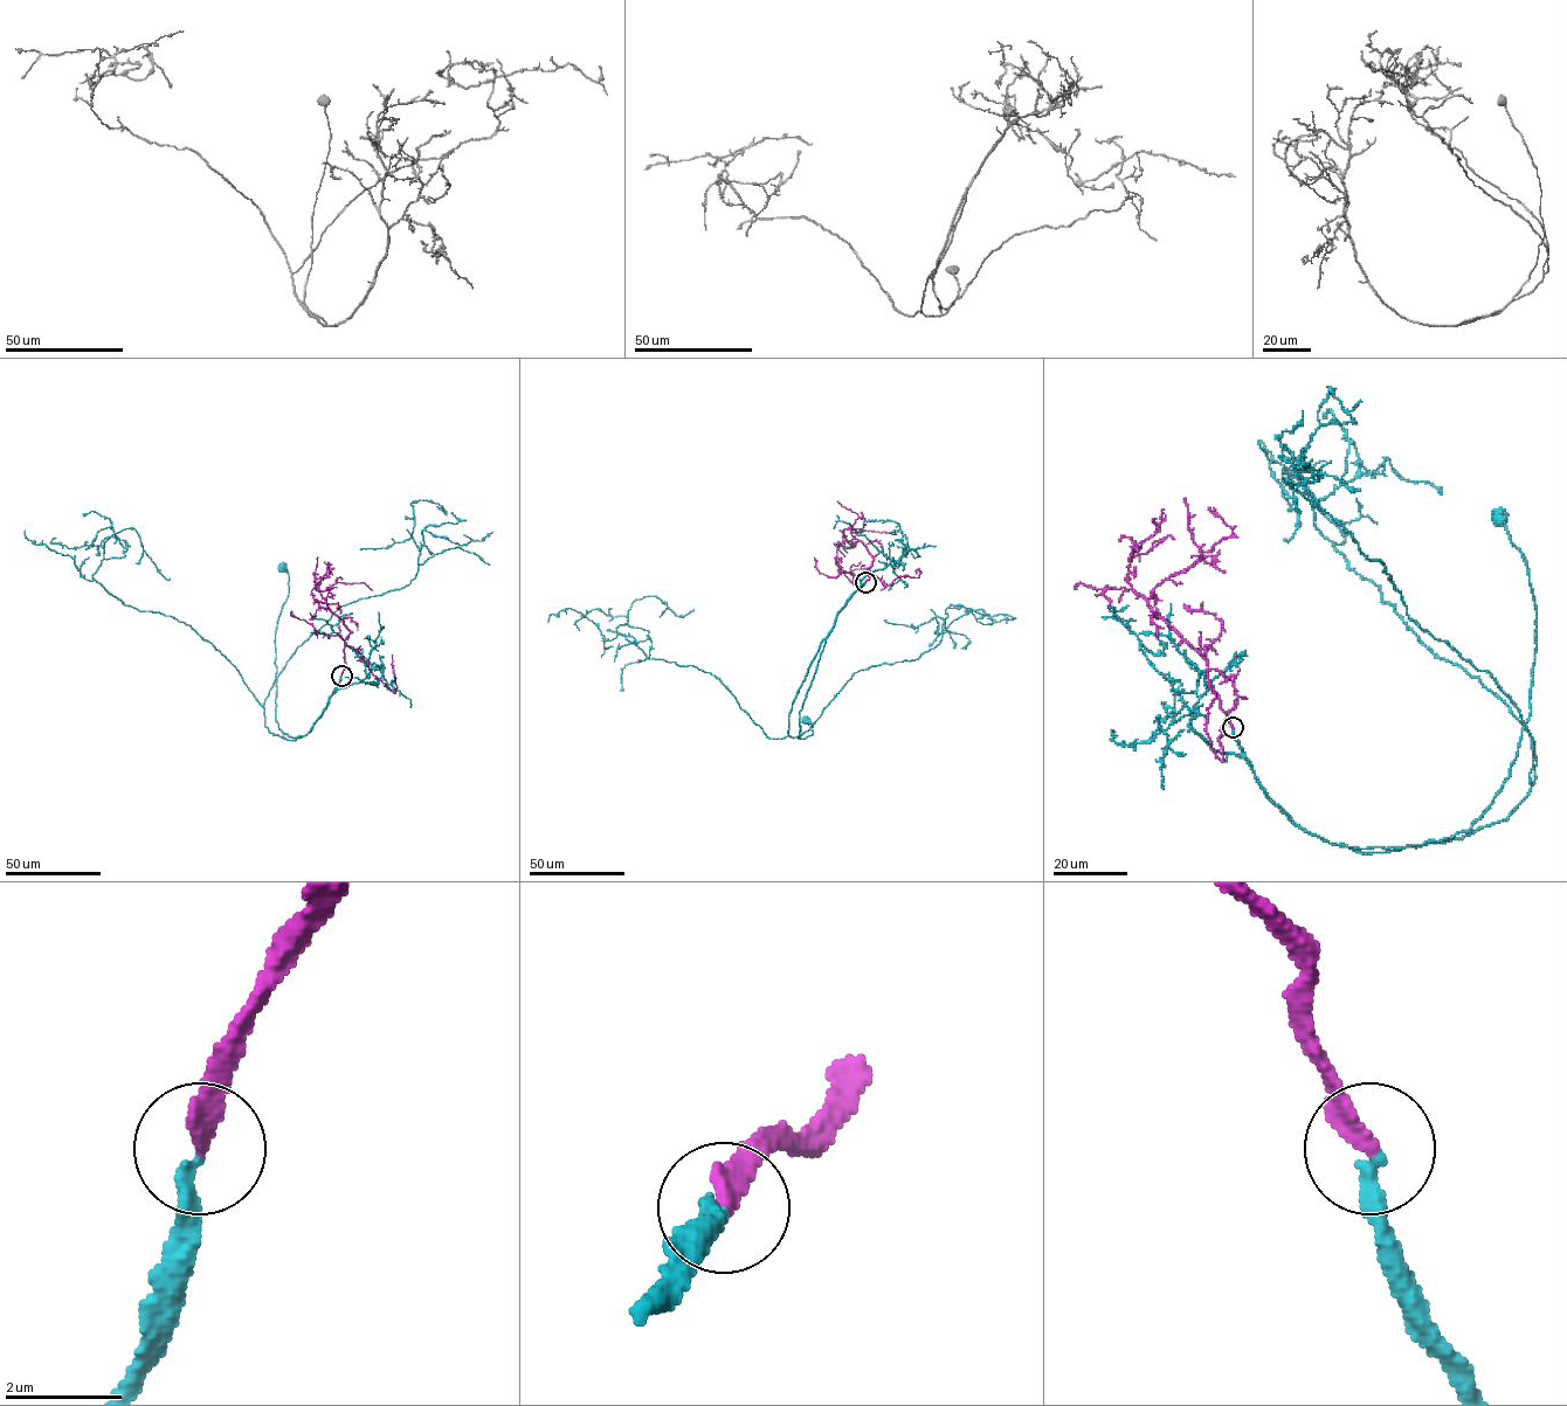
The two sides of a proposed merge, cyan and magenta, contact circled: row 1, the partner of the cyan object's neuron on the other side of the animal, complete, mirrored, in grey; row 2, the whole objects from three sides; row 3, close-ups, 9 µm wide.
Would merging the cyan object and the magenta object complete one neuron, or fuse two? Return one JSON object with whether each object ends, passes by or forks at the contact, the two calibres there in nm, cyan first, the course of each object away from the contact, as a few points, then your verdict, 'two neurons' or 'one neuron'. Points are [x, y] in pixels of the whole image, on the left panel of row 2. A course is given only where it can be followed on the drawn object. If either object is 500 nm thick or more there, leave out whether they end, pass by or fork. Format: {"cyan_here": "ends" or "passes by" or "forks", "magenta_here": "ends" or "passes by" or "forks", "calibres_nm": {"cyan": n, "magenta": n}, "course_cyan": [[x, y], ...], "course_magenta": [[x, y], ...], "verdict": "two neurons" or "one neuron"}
{"cyan_here": "ends", "magenta_here": "ends", "calibres_nm": {"cyan": 240, "magenta": 320}, "course_cyan": [[342, 676], [305, 735], [291, 738], [280, 728], [275, 642], [289, 590], [289, 574], [283, 567]], "course_magenta": [[342, 676], [345, 666], [344, 641], [350, 630], [312, 595], [311, 590], [329, 573], [329, 561]], "verdict": "one neuron"}

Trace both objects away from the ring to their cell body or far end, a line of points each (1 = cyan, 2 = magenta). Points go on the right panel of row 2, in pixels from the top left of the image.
1: (1233, 727), (1263, 790), (1326, 842), (1407, 847), (1468, 830), (1509, 776), (1531, 713), (1536, 605), (1499, 517)
2: (1233, 727), (1210, 687), (1207, 660), (1148, 602), (1162, 581), (1231, 533), (1207, 506)

